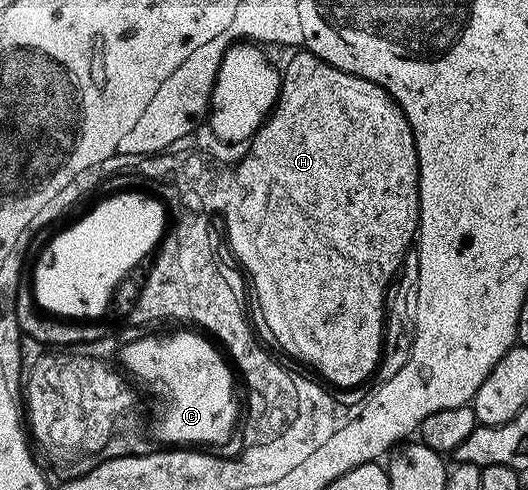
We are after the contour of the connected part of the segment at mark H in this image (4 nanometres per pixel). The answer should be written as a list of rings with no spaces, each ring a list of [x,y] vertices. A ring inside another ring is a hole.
[[[298,56],[289,68],[282,100],[270,113],[270,116],[258,129],[255,142],[246,149],[247,153],[236,163],[233,170],[235,182],[231,188],[239,190],[239,197],[232,201],[233,212],[223,217],[227,230],[231,254],[255,276],[259,296],[264,303],[269,324],[277,338],[297,356],[307,358],[315,366],[319,366],[329,379],[339,385],[349,384],[349,356],[353,356],[353,348],[361,344],[369,356],[377,358],[377,332],[381,332],[384,322],[381,320],[381,299],[385,288],[385,280],[389,279],[397,261],[401,259],[402,248],[405,248],[413,226],[421,219],[421,196],[417,192],[417,148],[413,144],[413,127],[405,117],[400,104],[390,96],[386,88],[381,88],[367,78],[359,78],[355,74],[345,72],[331,64],[321,61],[318,56]]]

